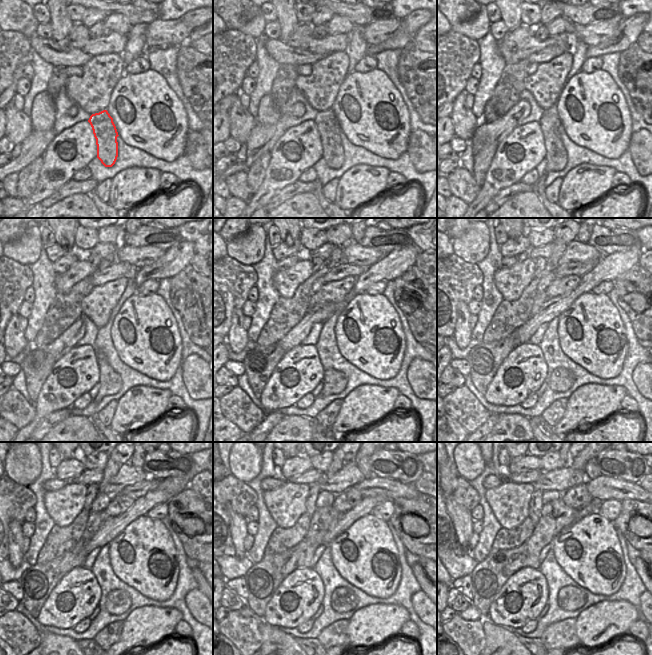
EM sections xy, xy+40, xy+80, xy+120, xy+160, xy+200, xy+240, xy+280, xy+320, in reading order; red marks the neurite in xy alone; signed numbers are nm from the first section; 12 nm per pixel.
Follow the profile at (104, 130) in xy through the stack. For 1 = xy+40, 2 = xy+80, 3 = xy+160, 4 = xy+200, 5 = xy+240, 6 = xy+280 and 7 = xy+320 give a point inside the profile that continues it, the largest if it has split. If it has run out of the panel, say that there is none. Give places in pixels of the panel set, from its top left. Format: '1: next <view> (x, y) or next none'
1: next xy+40 (327, 124)
2: next xy+80 (556, 155)
3: next xy+160 (335, 381)
4: next xy+200 (561, 379)
5: next xy+240 (117, 602)
6: next xy+280 (343, 600)
7: next xy+320 (569, 598)

